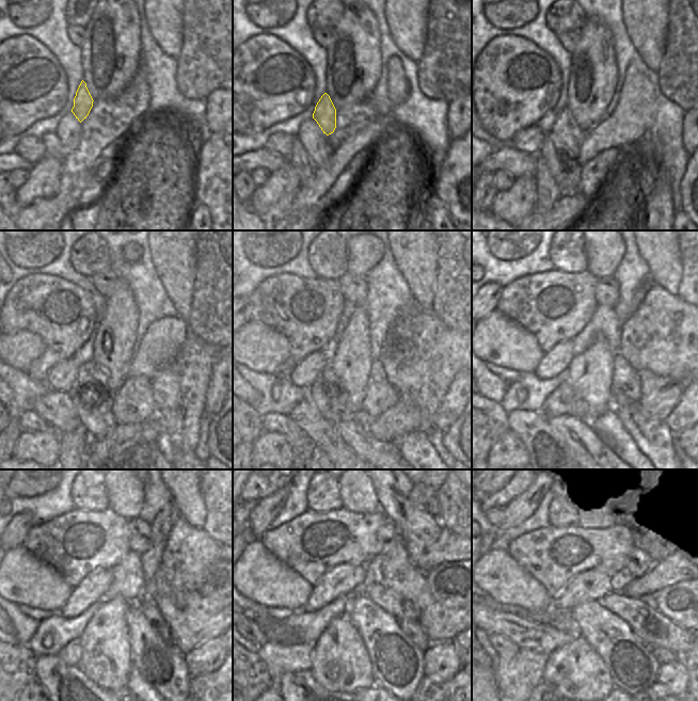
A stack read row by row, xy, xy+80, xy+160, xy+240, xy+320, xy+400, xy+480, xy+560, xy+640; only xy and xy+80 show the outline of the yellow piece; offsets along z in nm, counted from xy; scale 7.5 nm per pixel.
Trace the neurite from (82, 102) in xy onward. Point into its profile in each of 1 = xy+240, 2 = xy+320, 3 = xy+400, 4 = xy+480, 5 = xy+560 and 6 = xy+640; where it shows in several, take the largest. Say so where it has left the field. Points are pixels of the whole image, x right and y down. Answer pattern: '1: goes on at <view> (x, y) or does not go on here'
1: goes on at xy+240 (90, 375)
2: goes on at xy+320 (327, 394)
3: goes on at xy+400 (564, 400)
4: goes on at xy+480 (70, 653)
5: goes on at xy+560 (280, 659)
6: goes on at xy+640 (517, 678)

